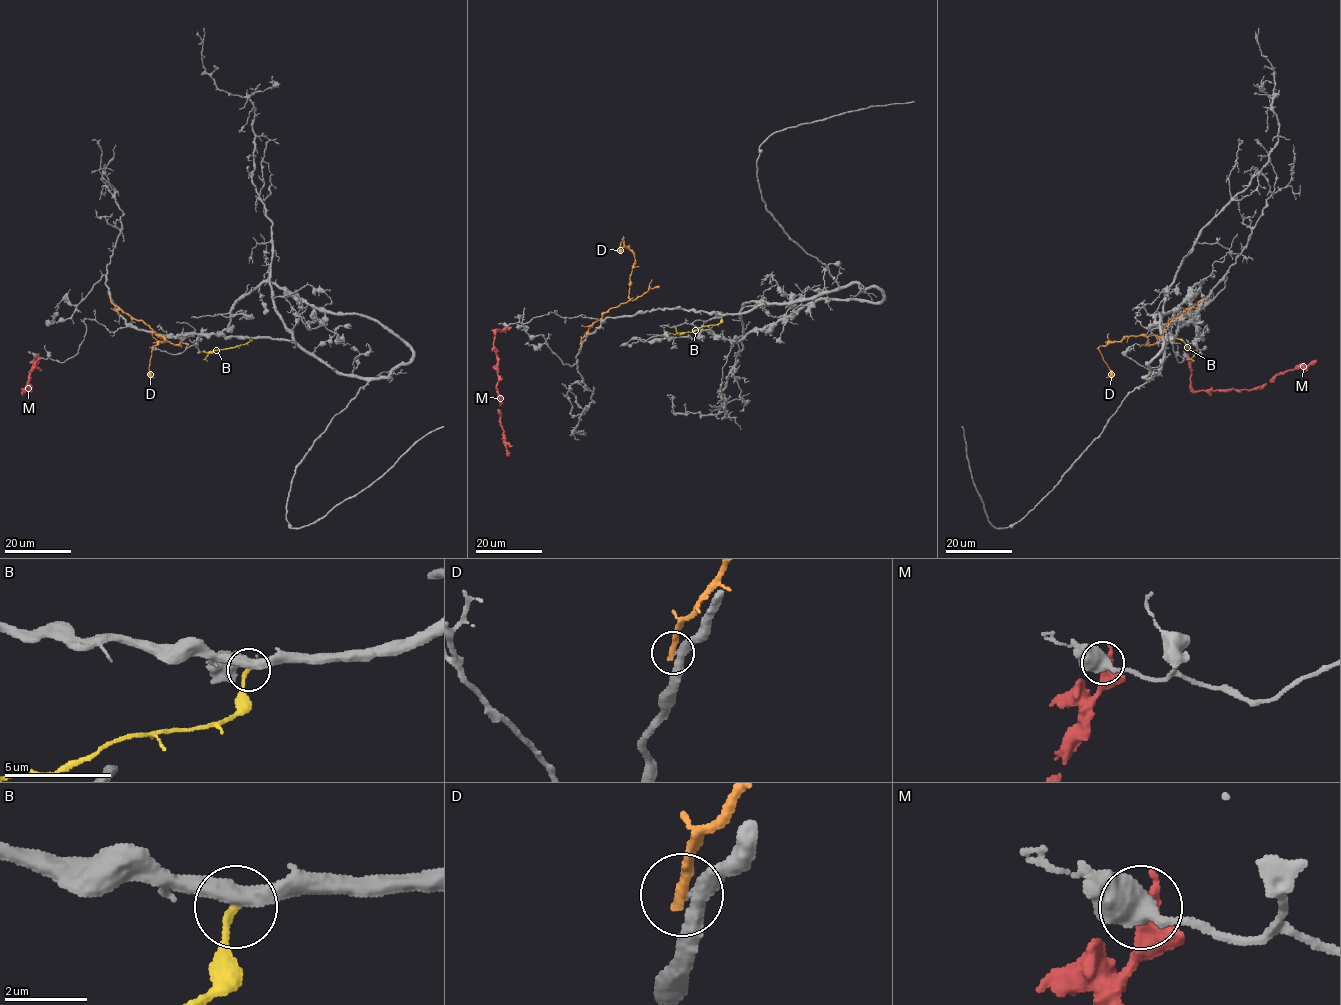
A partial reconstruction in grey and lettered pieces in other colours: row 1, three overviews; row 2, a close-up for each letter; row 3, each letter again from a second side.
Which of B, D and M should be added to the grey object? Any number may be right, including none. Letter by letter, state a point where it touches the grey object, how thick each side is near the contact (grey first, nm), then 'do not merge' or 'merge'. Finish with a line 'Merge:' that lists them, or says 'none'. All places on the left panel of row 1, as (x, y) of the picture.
B: meets grey at (252, 337); 440 nm thick on the grey side, 180 nm on the other; do not merge
D: meets grey at (110, 298); 340 nm thick on the grey side, 280 nm on the other; do not merge
M: meets grey at (37, 356); 500 nm thick on the grey side, 500 nm on the other; do not merge
Merge: none

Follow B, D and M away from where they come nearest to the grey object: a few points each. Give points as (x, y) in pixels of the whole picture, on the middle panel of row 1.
B: (722, 316), (715, 325), (692, 332), (678, 333), (674, 326)
D: (580, 342), (594, 322), (629, 299), (635, 259), (623, 238), (620, 250), (624, 245)
M: (508, 327), (495, 333), (493, 343), (497, 360), (500, 424), (509, 456)

